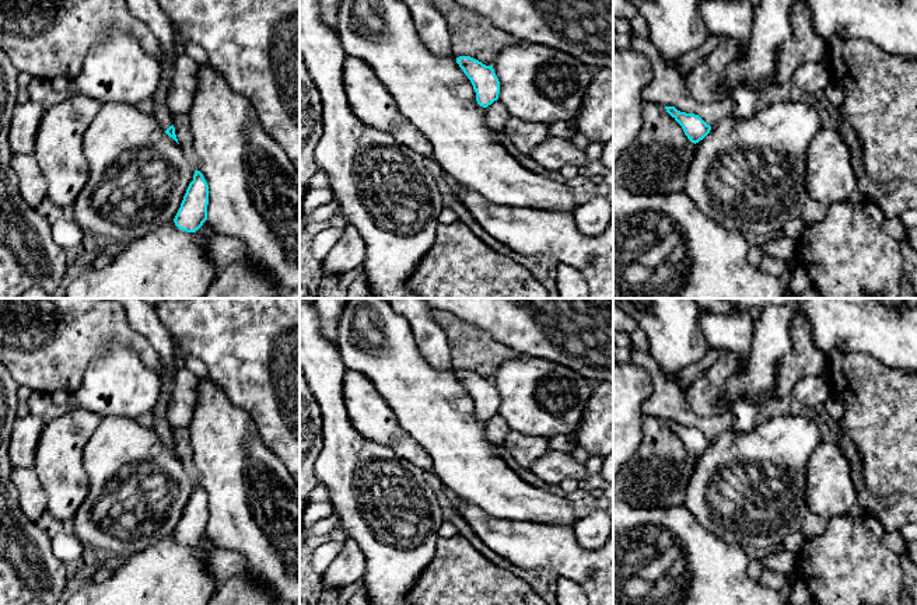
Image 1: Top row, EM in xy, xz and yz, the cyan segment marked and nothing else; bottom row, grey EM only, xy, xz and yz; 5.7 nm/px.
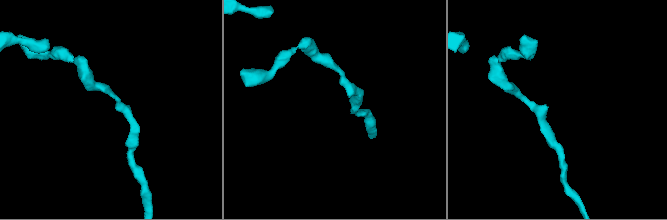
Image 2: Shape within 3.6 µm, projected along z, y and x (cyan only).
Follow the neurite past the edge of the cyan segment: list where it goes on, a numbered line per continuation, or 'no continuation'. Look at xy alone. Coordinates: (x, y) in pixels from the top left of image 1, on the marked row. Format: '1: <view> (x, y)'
1: xy (147, 11)

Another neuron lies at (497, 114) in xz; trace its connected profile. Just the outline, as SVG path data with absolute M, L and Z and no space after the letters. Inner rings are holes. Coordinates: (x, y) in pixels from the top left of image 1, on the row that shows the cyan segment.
M497 99L494 101L491 105L489 105L486 108L486 125L487 127L490 127L491 130L497 132L503 132L503 127L505 125L505 122L510 119L510 112L505 108L505 105Z

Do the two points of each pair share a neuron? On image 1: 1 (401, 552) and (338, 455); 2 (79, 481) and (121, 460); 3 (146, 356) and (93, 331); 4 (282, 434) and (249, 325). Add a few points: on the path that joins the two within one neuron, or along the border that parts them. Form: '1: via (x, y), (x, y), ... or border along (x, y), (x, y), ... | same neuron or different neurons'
1: via (396, 528), (395, 520), (366, 490), (360, 479) | same neuron
2: border along (87, 443), (83, 468), (88, 492), (79, 509) | different neurons
3: via (135, 342), (116, 331), (107, 331) | same neuron
4: via (276, 408), (268, 381), (266, 352) | same neuron

